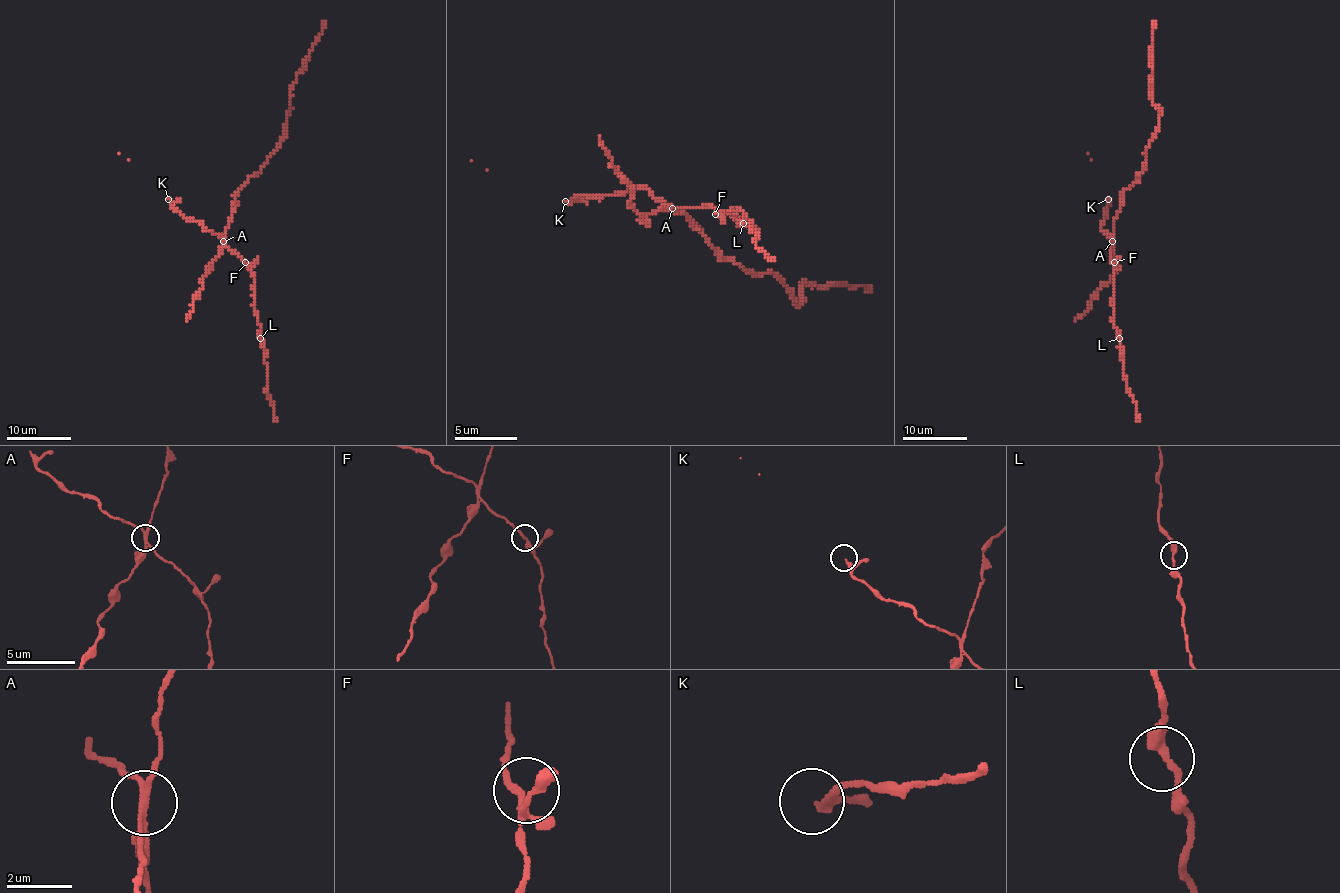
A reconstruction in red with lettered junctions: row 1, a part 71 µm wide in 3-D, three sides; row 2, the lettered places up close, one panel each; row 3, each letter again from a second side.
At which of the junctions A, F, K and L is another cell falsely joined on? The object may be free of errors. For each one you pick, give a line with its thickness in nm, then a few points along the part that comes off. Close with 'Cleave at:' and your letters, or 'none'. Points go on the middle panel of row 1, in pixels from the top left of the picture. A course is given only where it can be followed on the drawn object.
A: calibre 200 nm; course (671, 207), (690, 220), (721, 257), (756, 276), (771, 273), (799, 304), (806, 282), (865, 286), (871, 292)
Cleave at: A

